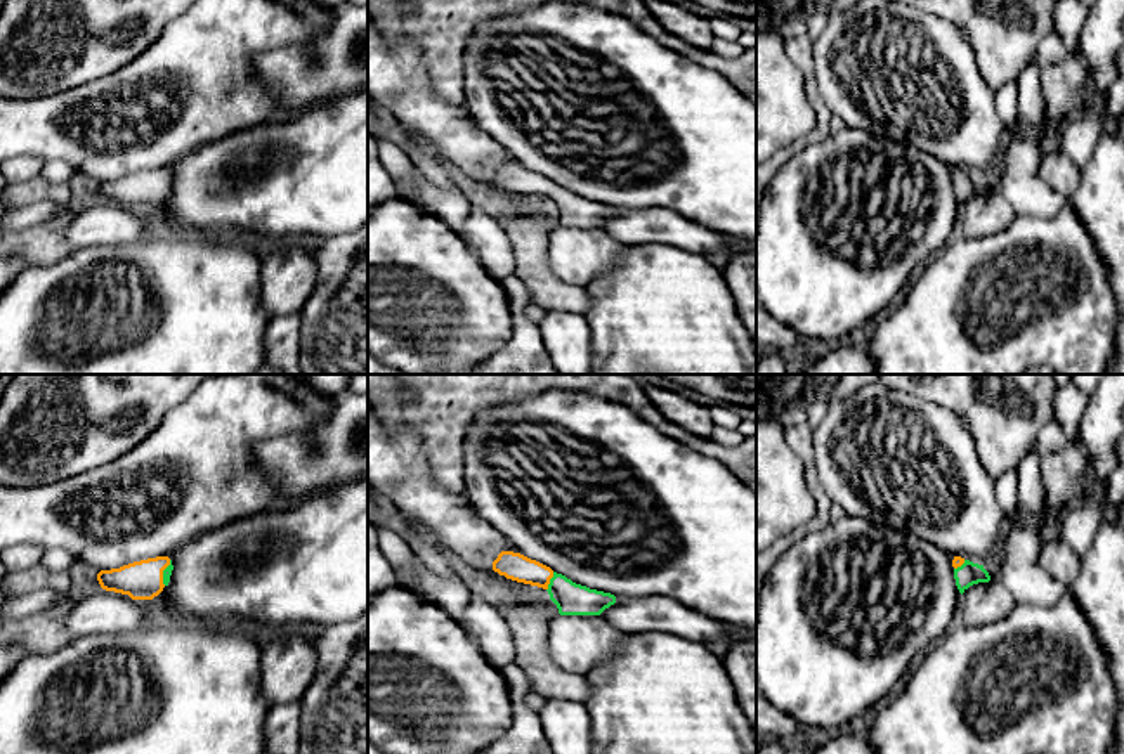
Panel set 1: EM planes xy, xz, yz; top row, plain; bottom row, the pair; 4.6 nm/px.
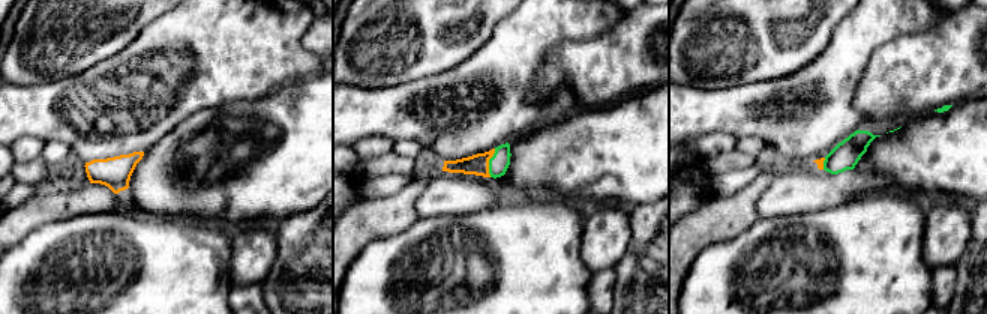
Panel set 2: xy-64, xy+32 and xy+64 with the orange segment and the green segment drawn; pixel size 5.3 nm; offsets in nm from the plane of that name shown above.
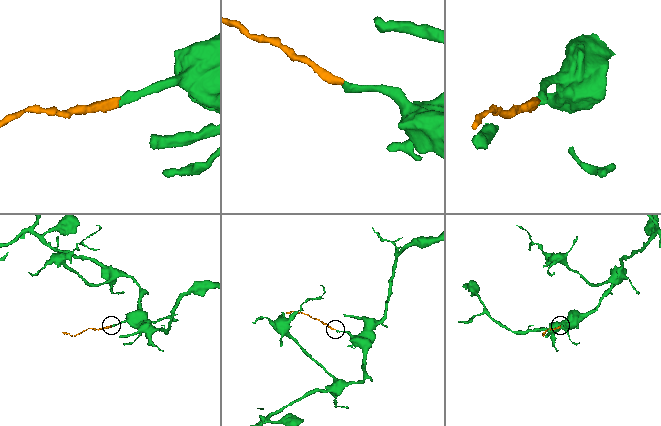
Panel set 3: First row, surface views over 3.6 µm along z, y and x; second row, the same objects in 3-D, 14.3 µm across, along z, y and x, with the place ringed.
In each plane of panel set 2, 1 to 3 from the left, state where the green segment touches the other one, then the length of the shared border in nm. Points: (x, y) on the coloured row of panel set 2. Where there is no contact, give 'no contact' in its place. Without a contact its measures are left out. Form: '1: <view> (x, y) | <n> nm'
1: no contact
2: xy+32 (488, 163) | 160 nm
3: xy+64 (822, 164) | 70 nm

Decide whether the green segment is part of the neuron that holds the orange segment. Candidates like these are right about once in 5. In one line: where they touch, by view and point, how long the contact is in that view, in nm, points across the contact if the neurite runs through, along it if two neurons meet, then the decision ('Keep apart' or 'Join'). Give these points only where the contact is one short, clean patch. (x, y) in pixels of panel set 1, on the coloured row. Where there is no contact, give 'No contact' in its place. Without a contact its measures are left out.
Touches orange at xz (548, 581). Shared border 90 nm. Path across: xz (517, 567), (540, 574), (548, 581), (571, 598). Join

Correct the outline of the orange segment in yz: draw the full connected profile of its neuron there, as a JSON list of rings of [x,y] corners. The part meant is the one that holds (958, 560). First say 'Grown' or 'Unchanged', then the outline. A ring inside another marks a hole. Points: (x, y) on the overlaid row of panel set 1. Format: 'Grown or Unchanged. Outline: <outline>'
Grown. Outline: [[[954,556],[952,567],[954,567],[956,586],[961,595],[973,584],[990,581],[990,575],[984,569],[984,565],[973,563],[973,562],[964,560],[961,556]]]

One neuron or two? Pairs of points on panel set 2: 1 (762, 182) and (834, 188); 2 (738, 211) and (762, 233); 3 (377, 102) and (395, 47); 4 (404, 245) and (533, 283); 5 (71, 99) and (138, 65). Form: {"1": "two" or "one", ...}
{"1": "two", "2": "two", "3": "two", "4": "one", "5": "one"}

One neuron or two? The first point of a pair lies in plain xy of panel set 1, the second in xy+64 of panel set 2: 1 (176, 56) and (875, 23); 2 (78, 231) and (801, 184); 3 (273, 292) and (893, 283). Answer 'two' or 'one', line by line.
1: one
2: one
3: two

